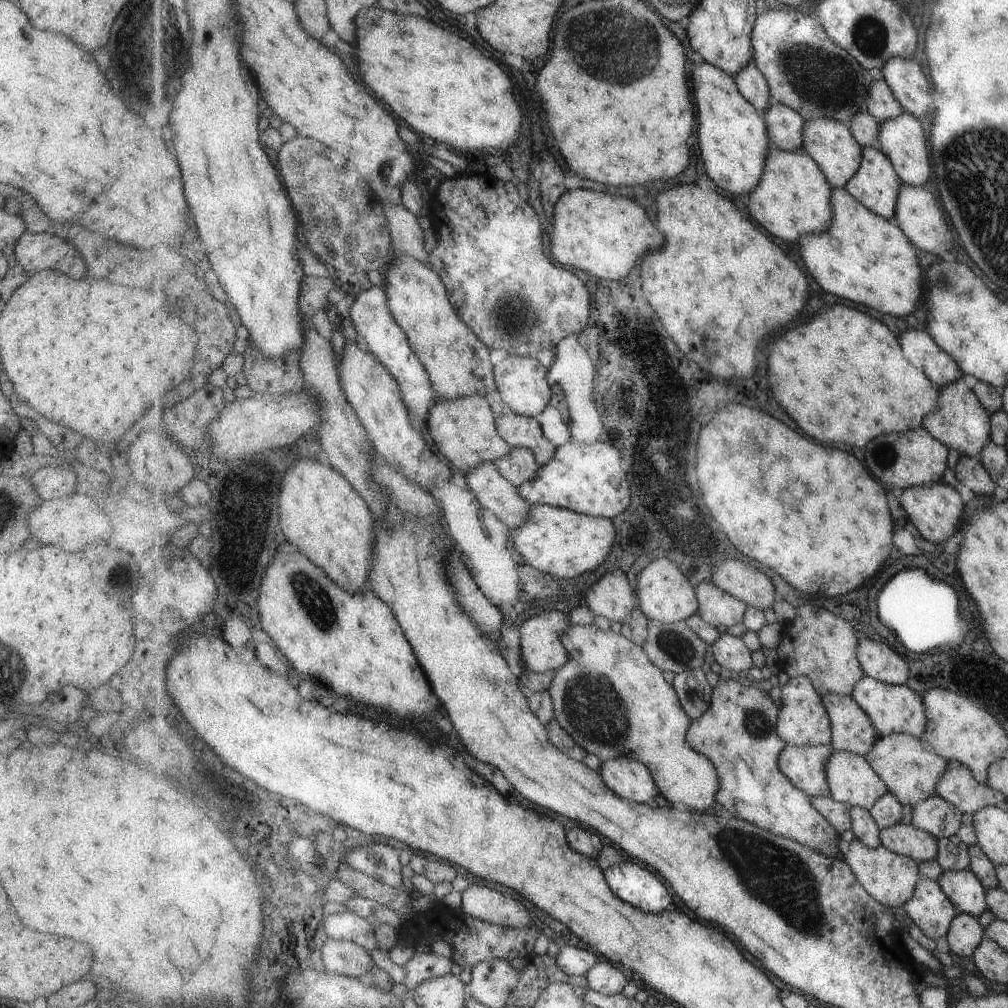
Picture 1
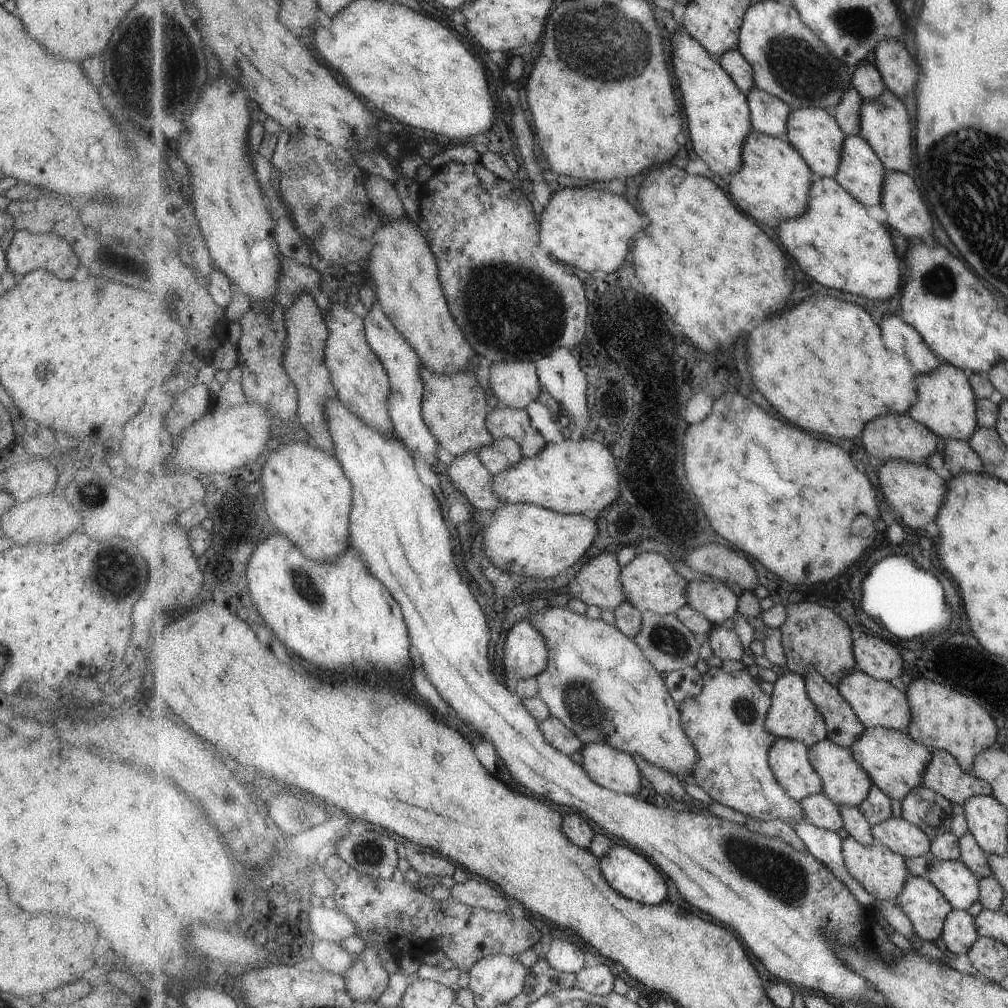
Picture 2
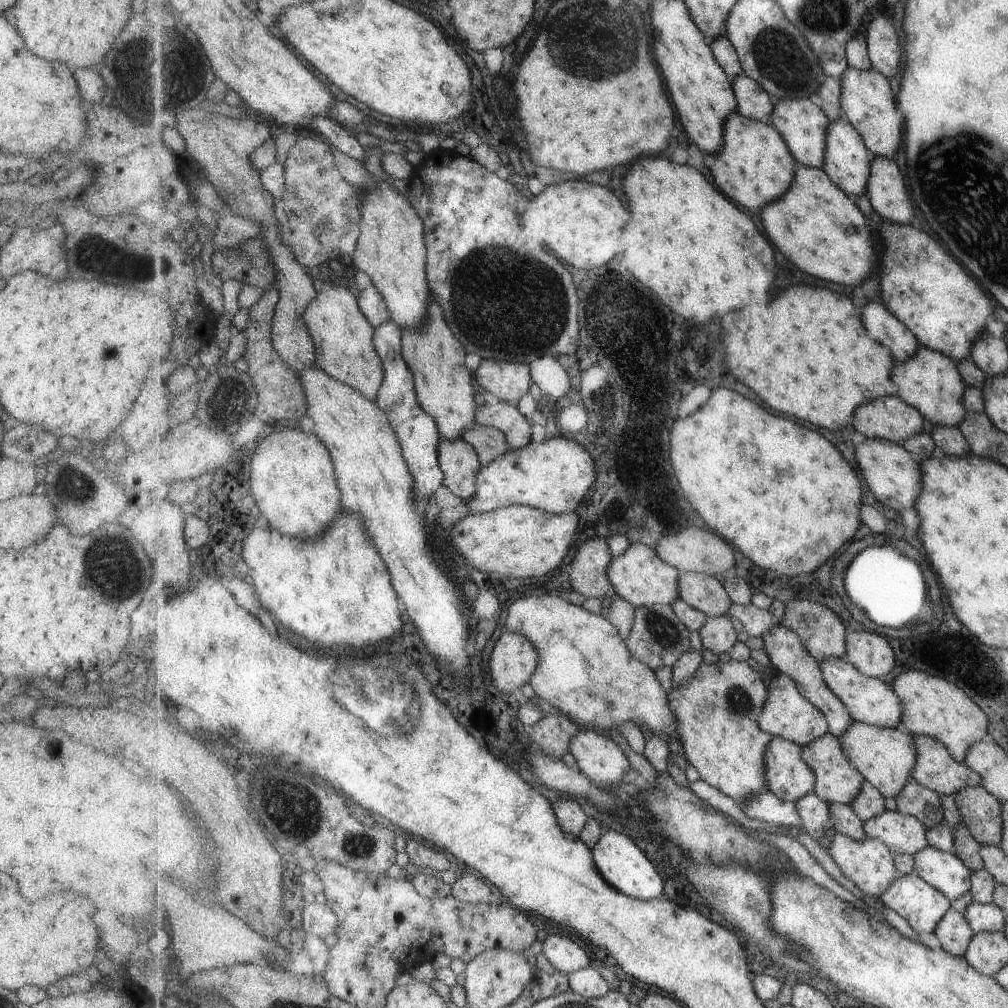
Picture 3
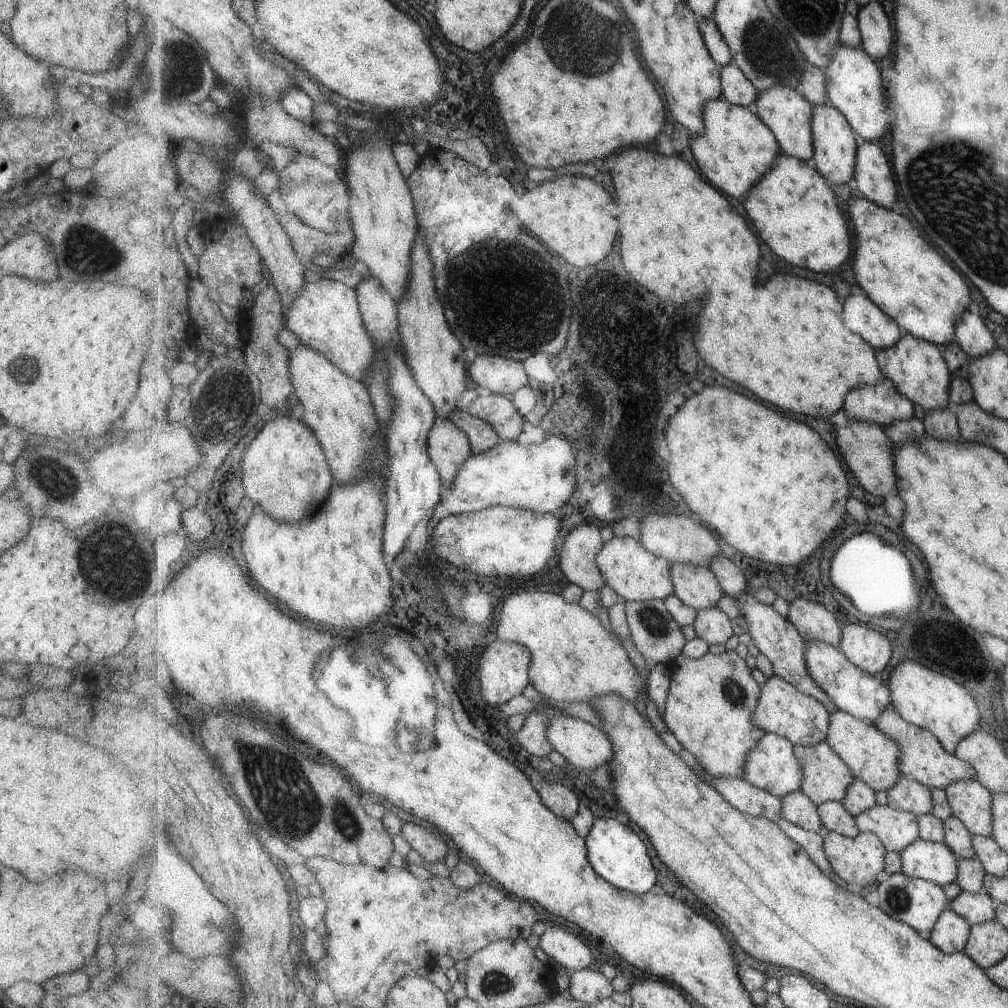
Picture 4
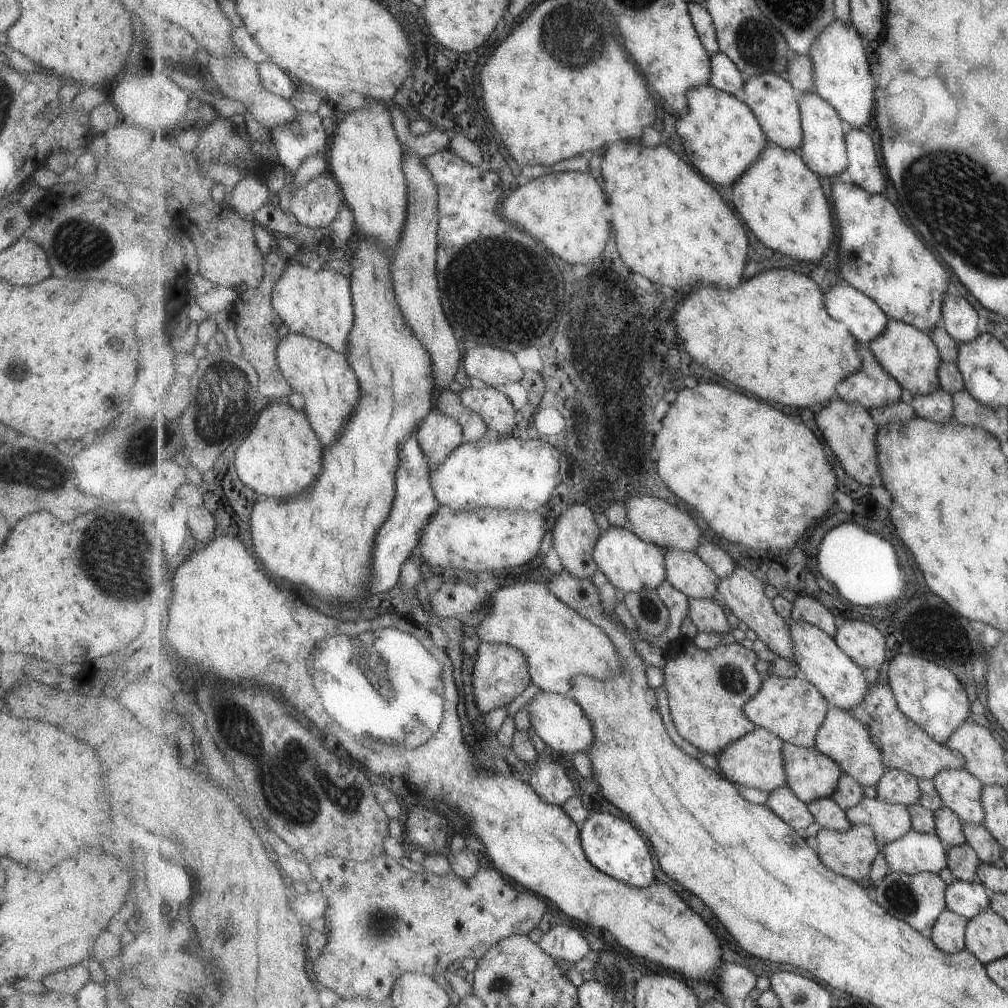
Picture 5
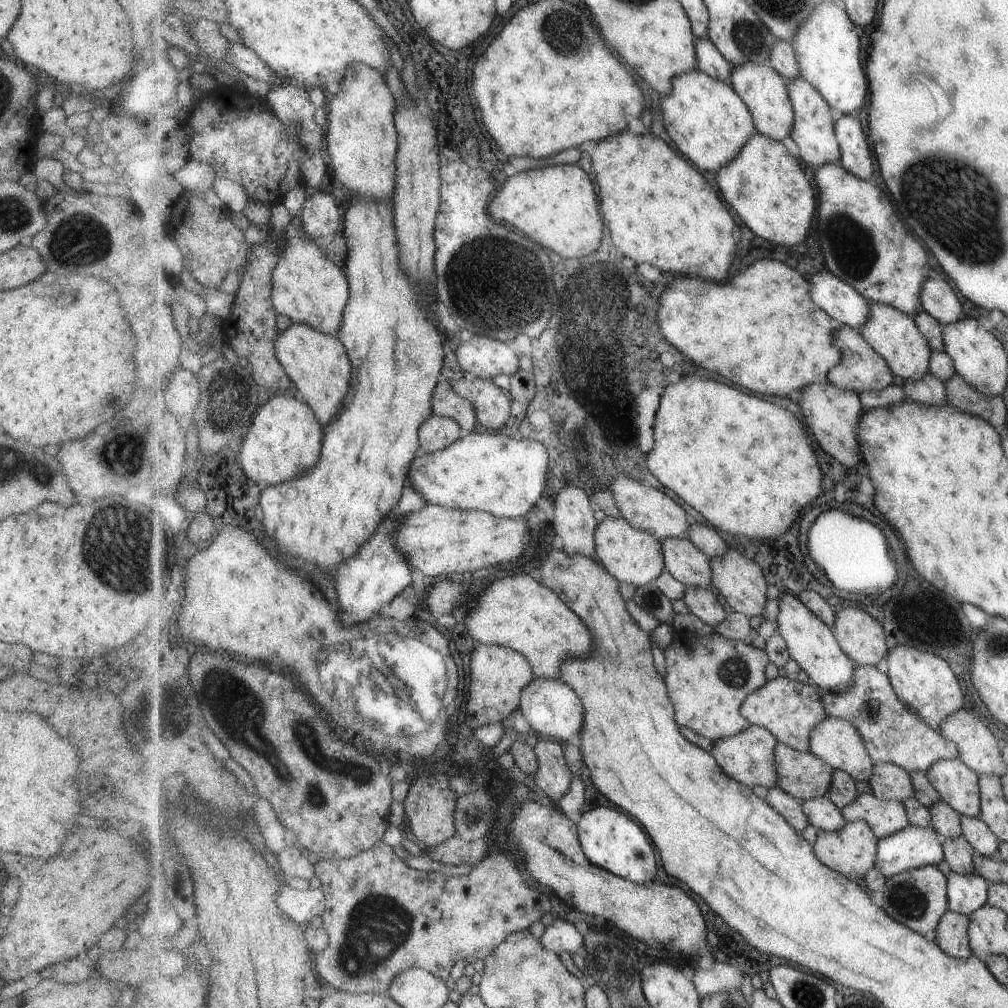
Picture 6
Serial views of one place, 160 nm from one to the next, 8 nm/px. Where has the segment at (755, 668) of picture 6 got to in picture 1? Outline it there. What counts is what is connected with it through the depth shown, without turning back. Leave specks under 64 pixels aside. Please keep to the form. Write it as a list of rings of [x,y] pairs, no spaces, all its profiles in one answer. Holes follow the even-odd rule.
[[[721,677],[712,692],[711,704],[703,716],[691,723],[688,730],[688,741],[697,752],[708,756],[716,765],[720,776],[720,787],[716,800],[726,812],[777,835],[796,840],[827,856],[844,860],[845,852],[841,852],[842,842],[838,830],[813,806],[812,797],[797,788],[781,770],[779,755],[785,750],[788,742],[779,736],[777,721],[780,708],[773,702],[769,691],[759,689],[742,679],[737,681],[733,678]]]

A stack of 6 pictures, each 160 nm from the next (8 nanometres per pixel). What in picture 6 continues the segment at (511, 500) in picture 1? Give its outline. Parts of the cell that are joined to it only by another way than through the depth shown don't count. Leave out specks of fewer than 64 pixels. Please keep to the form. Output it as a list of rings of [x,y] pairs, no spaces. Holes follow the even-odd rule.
[[[434,414],[421,427],[421,447],[427,453],[434,453],[456,443],[464,434],[464,428],[454,418]]]

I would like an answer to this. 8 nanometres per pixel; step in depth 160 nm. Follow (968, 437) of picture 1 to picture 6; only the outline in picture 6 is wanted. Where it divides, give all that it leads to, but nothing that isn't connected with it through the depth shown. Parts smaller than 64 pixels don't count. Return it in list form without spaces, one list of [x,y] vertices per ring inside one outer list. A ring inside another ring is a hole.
[[[885,303],[870,304],[870,315],[862,328],[863,336],[889,363],[897,376],[904,380],[921,380],[929,372],[929,360],[933,354],[929,341],[921,332],[916,320],[901,309]]]

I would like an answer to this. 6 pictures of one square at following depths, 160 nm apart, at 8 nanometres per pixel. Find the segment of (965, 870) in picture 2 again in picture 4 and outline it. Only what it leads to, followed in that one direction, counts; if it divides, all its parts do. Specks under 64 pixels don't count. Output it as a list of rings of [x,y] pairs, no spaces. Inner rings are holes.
[[[919,838],[900,853],[902,871],[910,877],[927,879],[941,886],[957,880],[958,856],[945,842]]]

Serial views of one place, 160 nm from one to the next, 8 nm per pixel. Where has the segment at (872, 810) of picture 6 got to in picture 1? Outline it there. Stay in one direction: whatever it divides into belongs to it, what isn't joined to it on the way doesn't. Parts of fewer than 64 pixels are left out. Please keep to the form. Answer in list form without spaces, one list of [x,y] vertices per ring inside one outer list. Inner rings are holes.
[[[903,822],[894,824],[889,828],[882,829],[881,834],[882,844],[894,853],[913,857],[920,863],[938,858],[938,838],[923,829],[918,829],[912,822],[909,824],[903,824]]]

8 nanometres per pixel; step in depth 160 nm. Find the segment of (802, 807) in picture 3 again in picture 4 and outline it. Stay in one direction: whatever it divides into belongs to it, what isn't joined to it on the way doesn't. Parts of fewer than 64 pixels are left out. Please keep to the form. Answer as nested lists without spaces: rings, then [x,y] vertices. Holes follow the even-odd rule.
[[[799,790],[785,795],[782,802],[784,805],[781,818],[815,832],[824,826],[818,806],[803,791]]]

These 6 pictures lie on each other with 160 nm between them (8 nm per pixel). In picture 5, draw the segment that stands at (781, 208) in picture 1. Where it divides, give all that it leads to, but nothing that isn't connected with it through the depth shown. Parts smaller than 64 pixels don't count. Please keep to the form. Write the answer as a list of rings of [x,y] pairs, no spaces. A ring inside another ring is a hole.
[[[711,83],[689,89],[688,105],[686,115],[676,116],[675,122],[687,154],[693,156],[693,162],[705,176],[721,186],[732,187],[761,160],[761,153],[770,144],[760,120],[740,95],[725,92]]]

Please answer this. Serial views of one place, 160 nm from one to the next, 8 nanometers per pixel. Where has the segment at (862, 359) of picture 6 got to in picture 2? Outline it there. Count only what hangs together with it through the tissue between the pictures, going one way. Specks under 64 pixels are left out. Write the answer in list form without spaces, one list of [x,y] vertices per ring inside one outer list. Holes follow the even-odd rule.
[[[887,414],[871,420],[865,426],[863,442],[869,454],[873,456],[871,464],[877,468],[889,459],[903,459],[925,464],[927,458],[937,450],[937,435],[909,414]]]

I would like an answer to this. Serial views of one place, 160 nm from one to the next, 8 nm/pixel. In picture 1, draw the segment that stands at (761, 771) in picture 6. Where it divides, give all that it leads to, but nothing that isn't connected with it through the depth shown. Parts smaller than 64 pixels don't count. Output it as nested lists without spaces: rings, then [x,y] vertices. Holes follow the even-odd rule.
[[[788,744],[779,755],[779,764],[785,776],[810,797],[831,797],[826,762],[833,751],[830,745]]]

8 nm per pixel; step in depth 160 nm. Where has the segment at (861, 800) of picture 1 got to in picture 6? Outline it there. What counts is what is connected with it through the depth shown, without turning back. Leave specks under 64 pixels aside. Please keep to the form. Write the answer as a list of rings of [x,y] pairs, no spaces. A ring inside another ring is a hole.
[[[785,743],[777,745],[776,767],[777,787],[802,802],[828,795],[836,771],[811,751],[801,752]]]

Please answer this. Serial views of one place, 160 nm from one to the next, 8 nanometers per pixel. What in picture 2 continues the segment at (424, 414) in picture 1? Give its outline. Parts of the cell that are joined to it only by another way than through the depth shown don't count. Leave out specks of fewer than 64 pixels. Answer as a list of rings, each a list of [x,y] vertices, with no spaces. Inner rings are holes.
[[[378,300],[364,318],[366,333],[371,348],[380,356],[387,369],[391,381],[390,414],[396,434],[406,444],[413,455],[422,457],[430,468],[439,464],[439,450],[442,444],[429,428],[424,419],[422,404],[424,403],[424,380],[421,374],[423,366],[421,357],[413,345],[399,332],[393,321],[387,316]]]

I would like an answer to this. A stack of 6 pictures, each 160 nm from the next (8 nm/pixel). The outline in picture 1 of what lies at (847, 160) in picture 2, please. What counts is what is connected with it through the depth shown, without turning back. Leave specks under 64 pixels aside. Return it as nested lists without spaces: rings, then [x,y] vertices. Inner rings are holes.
[[[879,146],[865,147],[862,155],[860,169],[846,189],[879,216],[894,218],[903,184],[899,173]]]

